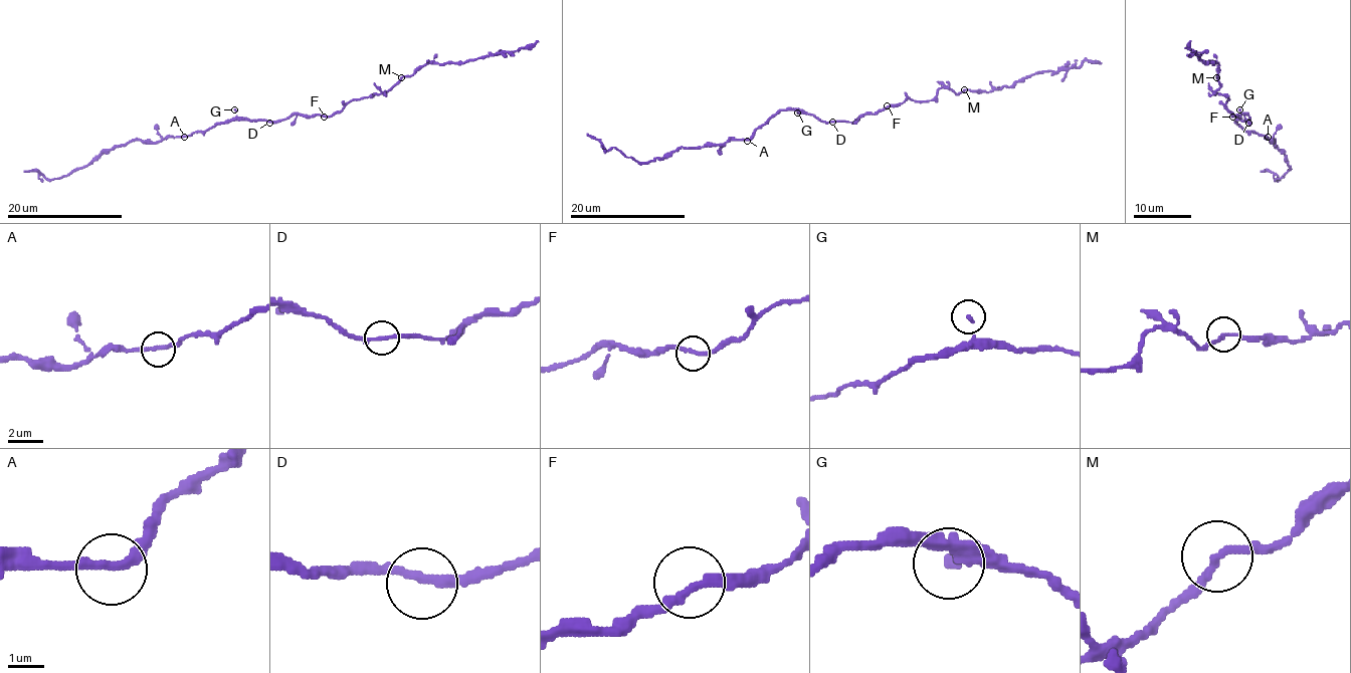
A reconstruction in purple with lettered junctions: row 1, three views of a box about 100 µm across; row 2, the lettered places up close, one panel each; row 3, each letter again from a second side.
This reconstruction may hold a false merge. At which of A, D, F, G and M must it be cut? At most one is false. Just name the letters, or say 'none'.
none

